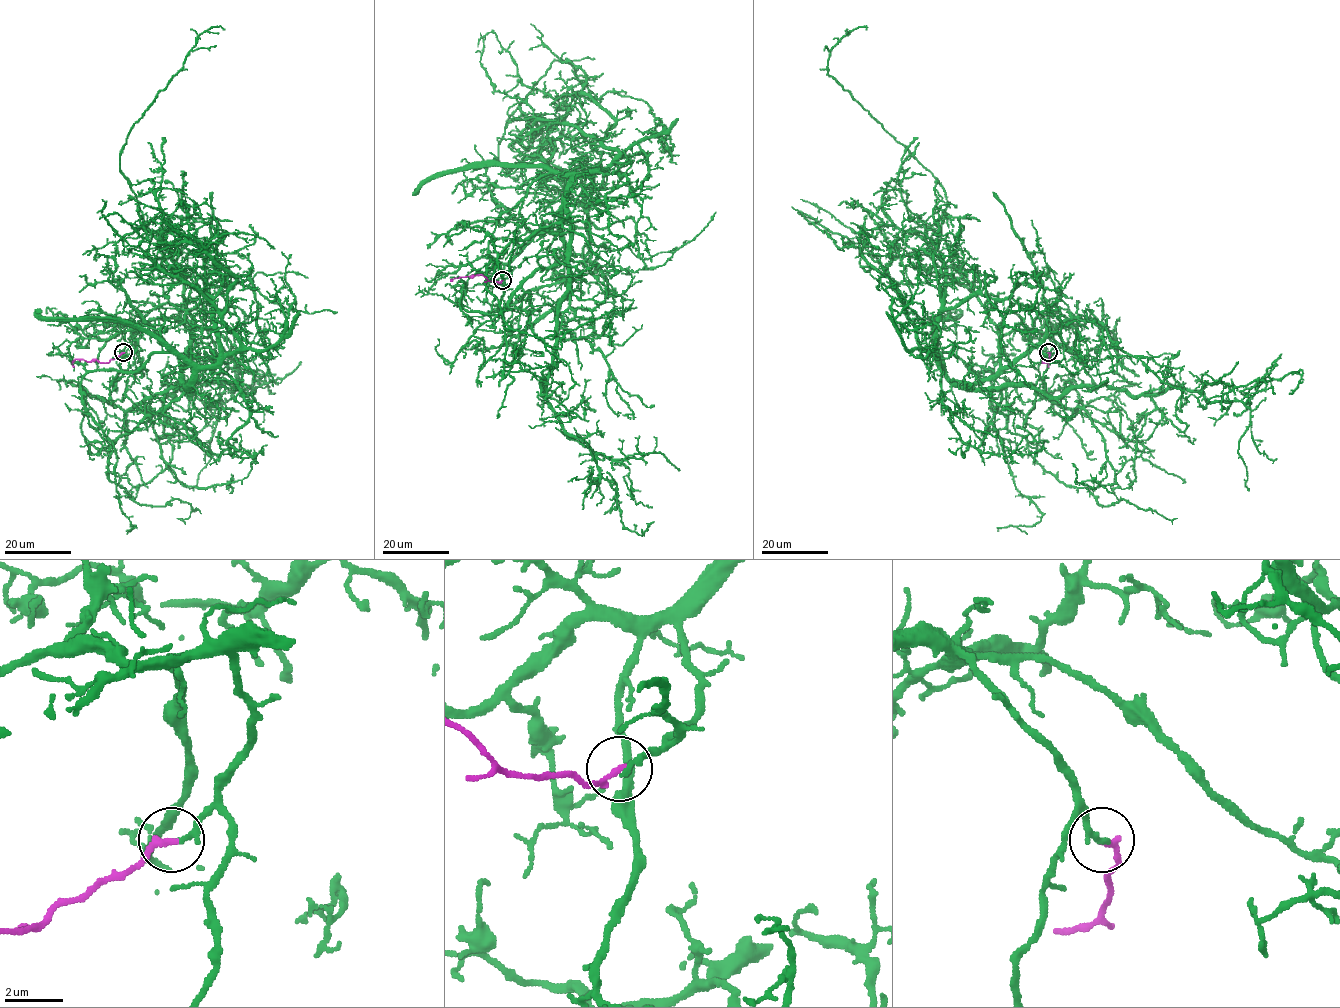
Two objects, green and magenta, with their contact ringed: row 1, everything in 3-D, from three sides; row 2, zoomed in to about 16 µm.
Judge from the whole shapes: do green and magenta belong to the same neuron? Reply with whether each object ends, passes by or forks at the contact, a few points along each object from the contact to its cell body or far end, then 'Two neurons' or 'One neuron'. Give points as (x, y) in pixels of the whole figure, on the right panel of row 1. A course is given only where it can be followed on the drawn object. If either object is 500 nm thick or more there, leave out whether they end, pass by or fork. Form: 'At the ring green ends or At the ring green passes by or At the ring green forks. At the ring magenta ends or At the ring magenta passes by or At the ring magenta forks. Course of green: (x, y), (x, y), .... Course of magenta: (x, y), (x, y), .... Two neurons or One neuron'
At the ring green ends. At the ring magenta ends. Course of green: (1048, 352), (1012, 330), (994, 375), (941, 369), (926, 231), (945, 191), (828, 74), (866, 30). Course of magenta: (1048, 352), (1048, 359), (1042, 362), (1045, 359), (1048, 366). One neuron

